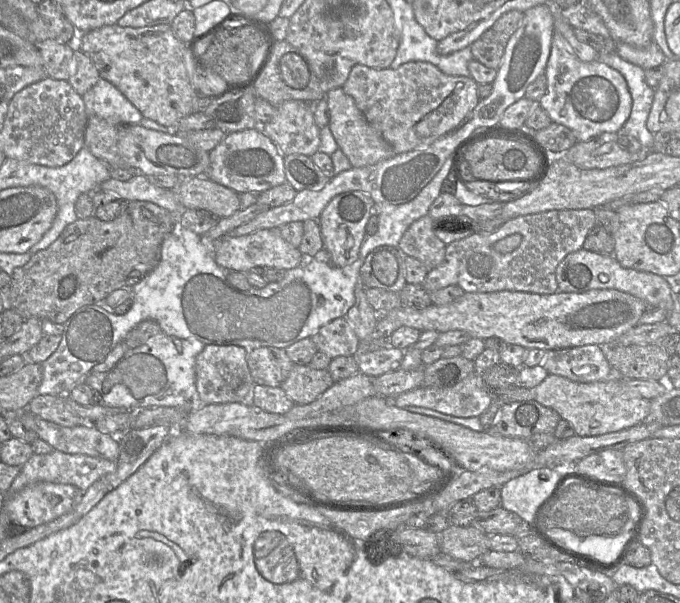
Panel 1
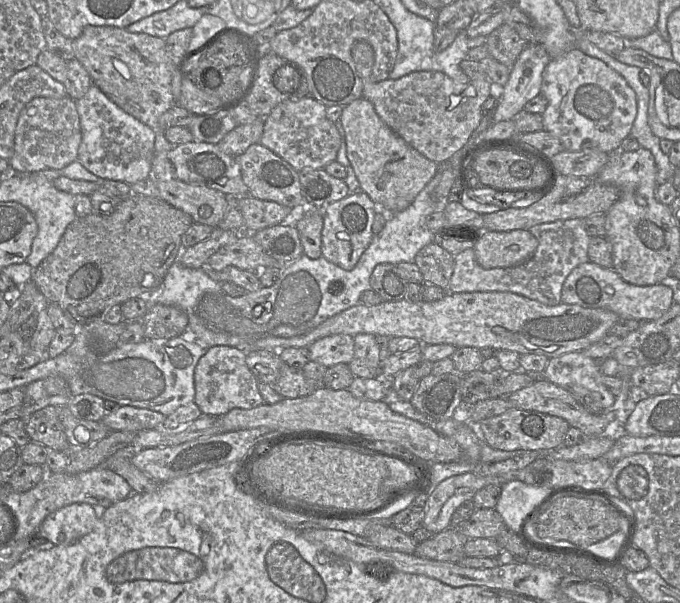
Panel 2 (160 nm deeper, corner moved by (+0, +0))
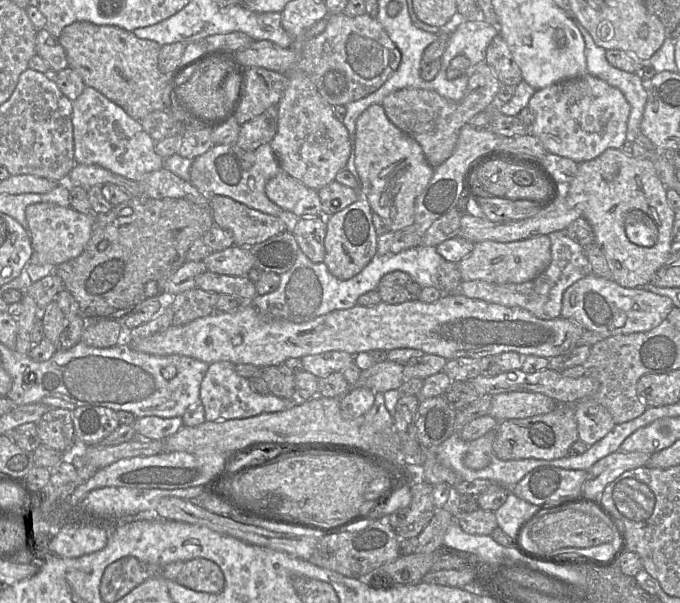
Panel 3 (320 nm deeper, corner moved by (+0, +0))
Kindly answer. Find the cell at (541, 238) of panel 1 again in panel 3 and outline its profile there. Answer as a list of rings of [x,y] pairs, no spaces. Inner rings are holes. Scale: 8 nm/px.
[[[565,230],[551,232],[548,237],[551,242],[551,261],[549,266],[536,278],[519,284],[496,284],[482,280],[462,281],[459,293],[468,298],[508,307],[520,307],[544,320],[561,317],[562,298],[565,290],[579,279],[592,274],[592,271],[583,246],[570,239]]]

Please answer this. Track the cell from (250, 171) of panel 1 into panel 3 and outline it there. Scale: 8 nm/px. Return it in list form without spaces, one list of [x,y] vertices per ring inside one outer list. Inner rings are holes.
[[[284,171],[271,178],[265,186],[267,197],[284,211],[298,217],[323,216],[316,190],[302,184]]]

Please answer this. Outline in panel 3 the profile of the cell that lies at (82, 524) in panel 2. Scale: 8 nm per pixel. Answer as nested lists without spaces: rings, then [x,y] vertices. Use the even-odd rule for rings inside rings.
[[[61,527],[52,537],[50,550],[56,556],[78,558],[105,548],[109,535],[97,527]]]

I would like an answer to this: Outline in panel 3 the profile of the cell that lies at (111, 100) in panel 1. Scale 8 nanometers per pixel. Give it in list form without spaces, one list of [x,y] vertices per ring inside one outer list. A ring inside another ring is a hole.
[[[86,86],[72,103],[74,160],[76,164],[98,165],[133,181],[163,167],[164,159],[155,151],[155,140],[144,131],[140,121],[130,117],[120,106],[98,90]]]

